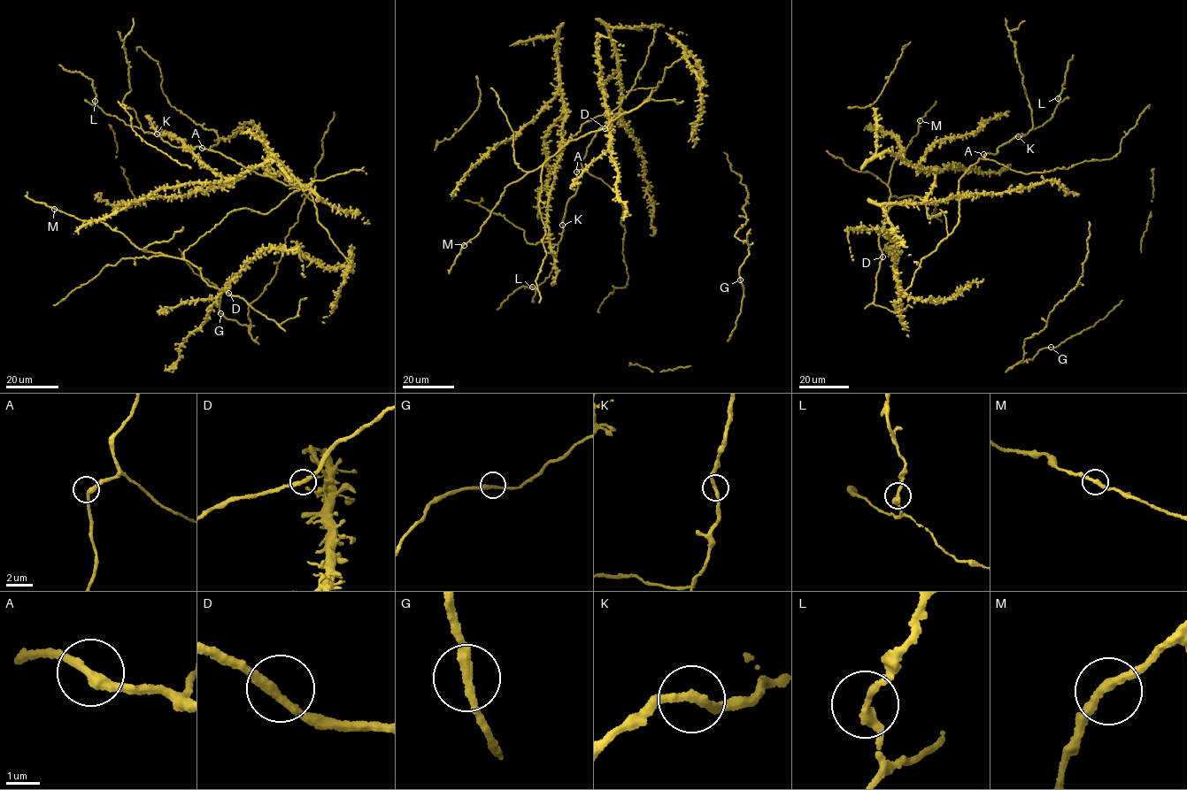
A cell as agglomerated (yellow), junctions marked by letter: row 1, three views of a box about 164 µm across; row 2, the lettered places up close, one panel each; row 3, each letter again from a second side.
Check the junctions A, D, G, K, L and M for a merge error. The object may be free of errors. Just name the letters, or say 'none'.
L

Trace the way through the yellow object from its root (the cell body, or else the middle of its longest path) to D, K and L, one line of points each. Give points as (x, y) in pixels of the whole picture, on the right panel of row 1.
D: (1007, 192), (960, 196), (949, 234), (943, 212), (928, 218), (917, 195), (895, 203), (879, 236), (882, 256)
K: (1007, 192), (957, 193), (959, 180), (970, 165), (1018, 136)
L: (1007, 192), (959, 195), (957, 193), (960, 177), (984, 155), (996, 154), (999, 146), (1050, 120), (1058, 98)

